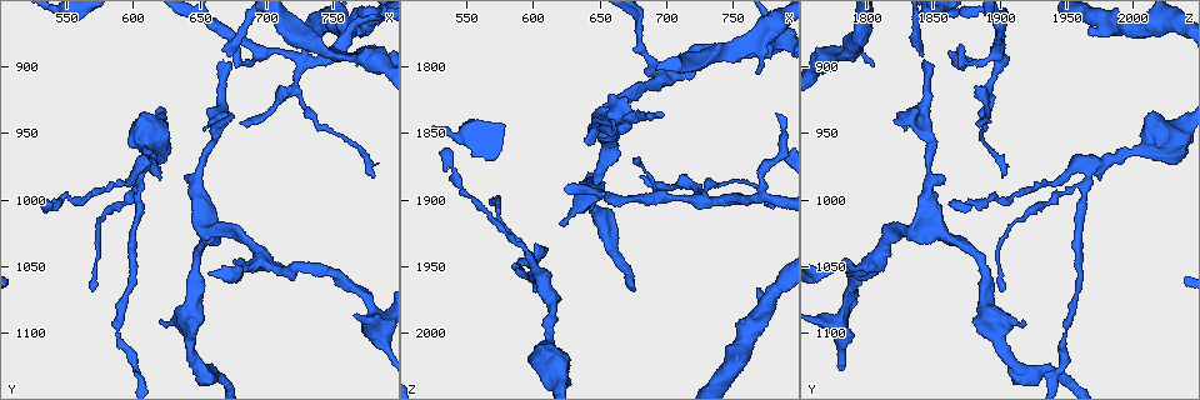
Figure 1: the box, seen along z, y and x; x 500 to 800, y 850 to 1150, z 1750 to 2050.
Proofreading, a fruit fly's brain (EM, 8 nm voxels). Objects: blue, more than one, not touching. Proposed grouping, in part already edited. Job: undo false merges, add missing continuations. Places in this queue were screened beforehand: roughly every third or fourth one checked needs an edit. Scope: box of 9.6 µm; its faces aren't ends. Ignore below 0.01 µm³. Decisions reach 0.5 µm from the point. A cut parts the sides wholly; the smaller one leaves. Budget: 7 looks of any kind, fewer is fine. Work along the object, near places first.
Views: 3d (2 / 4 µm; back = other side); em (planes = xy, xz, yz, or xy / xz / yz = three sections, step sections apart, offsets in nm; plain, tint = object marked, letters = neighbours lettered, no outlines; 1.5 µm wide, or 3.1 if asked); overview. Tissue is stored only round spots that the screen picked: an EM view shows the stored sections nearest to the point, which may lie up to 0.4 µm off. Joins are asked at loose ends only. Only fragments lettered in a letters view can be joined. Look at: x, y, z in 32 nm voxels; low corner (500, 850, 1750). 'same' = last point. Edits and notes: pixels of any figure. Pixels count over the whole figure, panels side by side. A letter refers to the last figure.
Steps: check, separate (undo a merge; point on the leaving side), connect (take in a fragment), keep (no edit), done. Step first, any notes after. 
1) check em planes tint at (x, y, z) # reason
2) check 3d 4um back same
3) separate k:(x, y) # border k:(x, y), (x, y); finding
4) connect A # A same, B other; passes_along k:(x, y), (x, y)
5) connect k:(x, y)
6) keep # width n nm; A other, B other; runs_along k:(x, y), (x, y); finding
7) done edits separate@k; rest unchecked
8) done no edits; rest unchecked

check em planes letters at (568, 1068, 1902) # end of a long branch

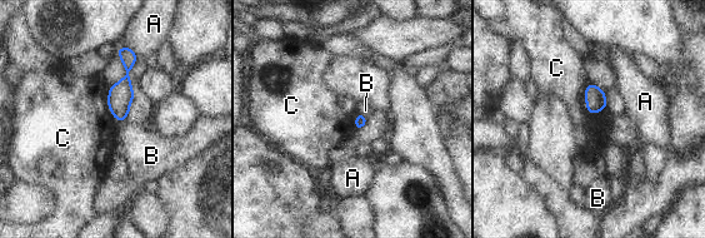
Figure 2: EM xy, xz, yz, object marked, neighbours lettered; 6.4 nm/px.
keep # longest_contact C 220 nm; A other, B other, C other; runs_along 2:(126, 50), (120, 118); none of them fits

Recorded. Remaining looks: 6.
check 3d 2um at (648, 984, 1848) # thick turns thin

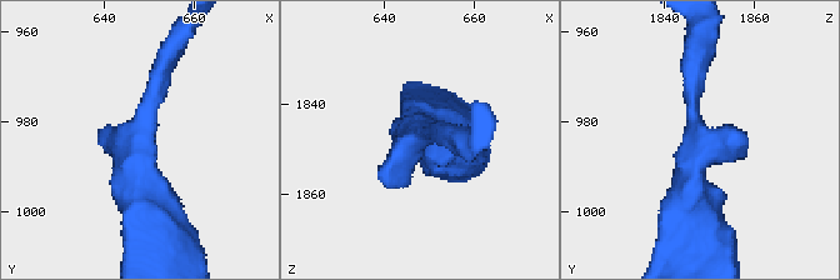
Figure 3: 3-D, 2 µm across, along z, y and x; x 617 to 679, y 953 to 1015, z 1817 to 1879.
check em planes letters at (648, 986, 1847)

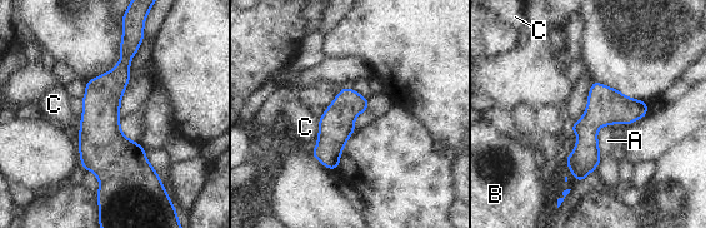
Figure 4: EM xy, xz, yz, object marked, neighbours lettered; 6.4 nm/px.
keep # width 220 nm; A other, B other, C other; runs_along 4:(129, 36), (104, 93), (104, 184); continuous, no second neuron

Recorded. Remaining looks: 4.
check em planes letters at (680, 942, 1882) # branch stops here

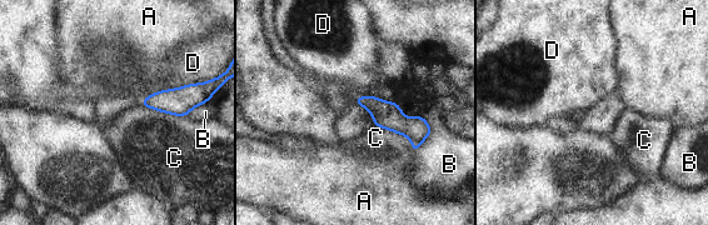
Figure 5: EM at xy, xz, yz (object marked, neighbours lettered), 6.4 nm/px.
keep # width 110 nm; longest_contact D 340 nm; A other, B other, C other, D other; none of them fits

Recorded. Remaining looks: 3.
done no edits; rest unchecked

